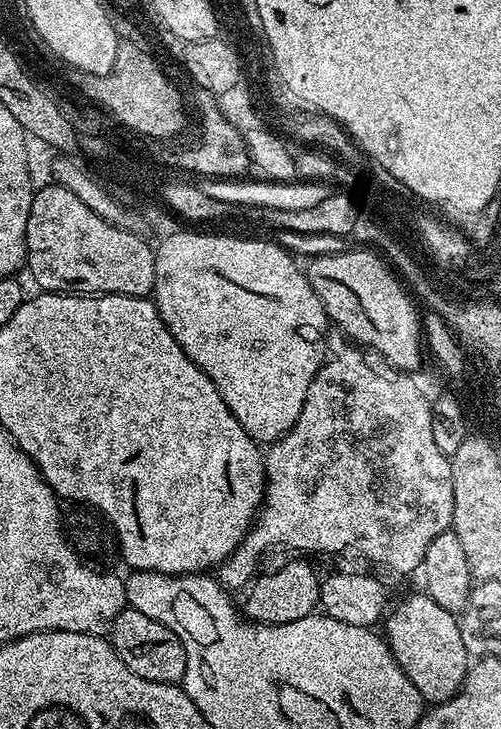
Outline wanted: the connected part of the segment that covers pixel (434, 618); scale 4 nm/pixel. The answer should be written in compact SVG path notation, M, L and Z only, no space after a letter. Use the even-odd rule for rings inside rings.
M426 594L419 595L408 596L397 604L395 601L394 607L383 621L382 628L385 628L383 631L386 633L392 656L406 674L406 678L414 682L414 690L418 690L421 701L429 705L441 704L464 685L470 657L466 646L462 646L459 619L450 610L442 610L442 606L434 602L434 598Z

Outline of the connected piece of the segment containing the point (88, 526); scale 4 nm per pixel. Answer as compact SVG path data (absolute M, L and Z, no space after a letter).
M18 446L18 450L28 464L31 464L32 470L40 478L41 484L44 484L45 488L52 495L52 502L56 508L56 521L54 525L58 542L62 542L64 548L67 548L68 552L73 552L77 561L83 563L82 571L85 574L96 576L102 573L117 573L118 545L113 533L105 527L110 525L108 512L103 512L100 509L100 504L92 504L92 499L90 498L60 493L60 488L54 487L50 474L44 472L44 467L40 465L36 456L28 448L22 446Z

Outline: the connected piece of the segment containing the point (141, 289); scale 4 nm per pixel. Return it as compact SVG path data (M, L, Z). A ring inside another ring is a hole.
M55 182L45 188L37 187L32 193L30 218L26 222L26 272L32 275L37 289L65 294L118 294L119 296L153 295L156 287L156 253L153 245L143 240L143 235L110 226L90 206L86 206L70 190Z

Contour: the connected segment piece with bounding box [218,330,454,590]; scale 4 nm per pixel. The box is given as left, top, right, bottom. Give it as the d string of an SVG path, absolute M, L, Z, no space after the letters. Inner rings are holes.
M339 330L329 331L326 337L327 359L321 364L318 374L310 382L310 390L306 390L306 402L302 402L302 412L290 426L290 430L280 439L276 440L263 453L264 458L264 502L260 506L260 511L256 513L256 518L252 522L252 527L248 529L244 540L235 548L228 559L218 568L218 579L223 588L235 590L247 589L257 575L256 567L260 564L260 555L267 548L293 548L293 553L308 554L304 552L353 552L356 556L361 556L364 560L373 560L376 564L381 564L384 568L389 568L392 572L412 572L423 565L426 558L426 550L430 547L430 542L438 538L438 534L449 531L452 528L454 518L454 478L452 477L452 461L446 453L438 448L434 442L433 427L431 426L431 399L423 396L414 385L411 379L395 380L392 376L383 376L376 368L368 365L368 360L363 351L355 343L349 341L348 337Z

